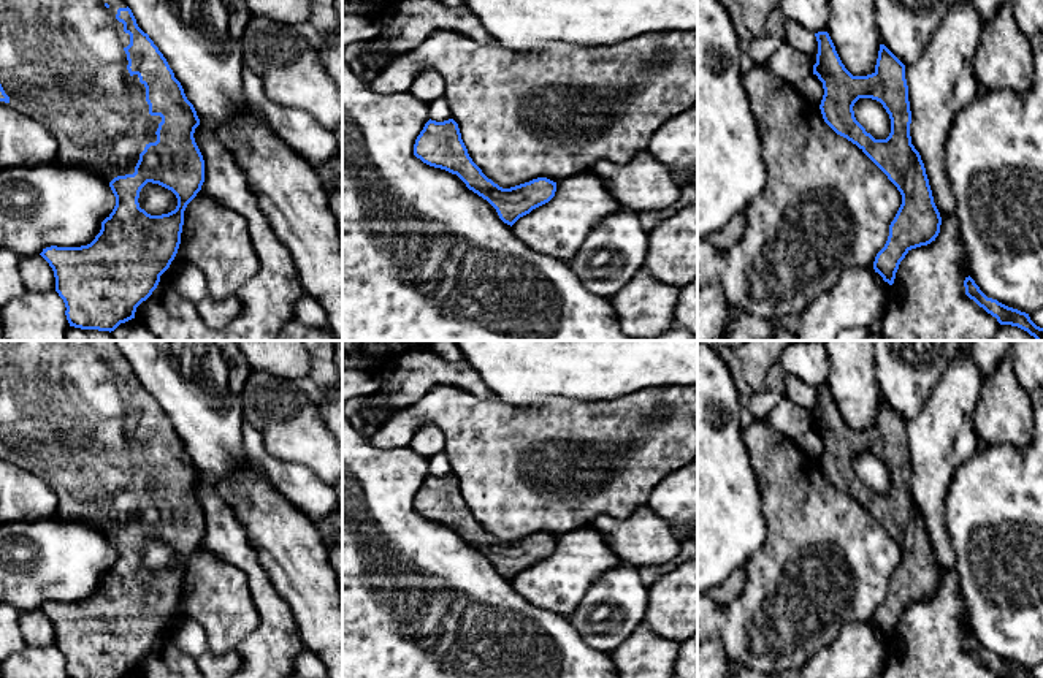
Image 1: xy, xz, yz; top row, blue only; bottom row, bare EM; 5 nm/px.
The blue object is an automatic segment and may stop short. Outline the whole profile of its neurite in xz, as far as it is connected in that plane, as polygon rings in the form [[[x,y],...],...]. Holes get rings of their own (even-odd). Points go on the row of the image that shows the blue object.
[[[453,119],[428,120],[415,139],[414,155],[423,163],[457,174],[469,190],[487,200],[499,219],[514,225],[520,217],[548,203],[556,192],[556,182],[537,177],[529,182],[502,189],[488,179],[472,162]]]

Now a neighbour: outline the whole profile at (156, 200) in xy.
[[[147,182],[139,192],[138,203],[147,214],[162,215],[176,209],[178,198],[171,190],[159,184]]]

